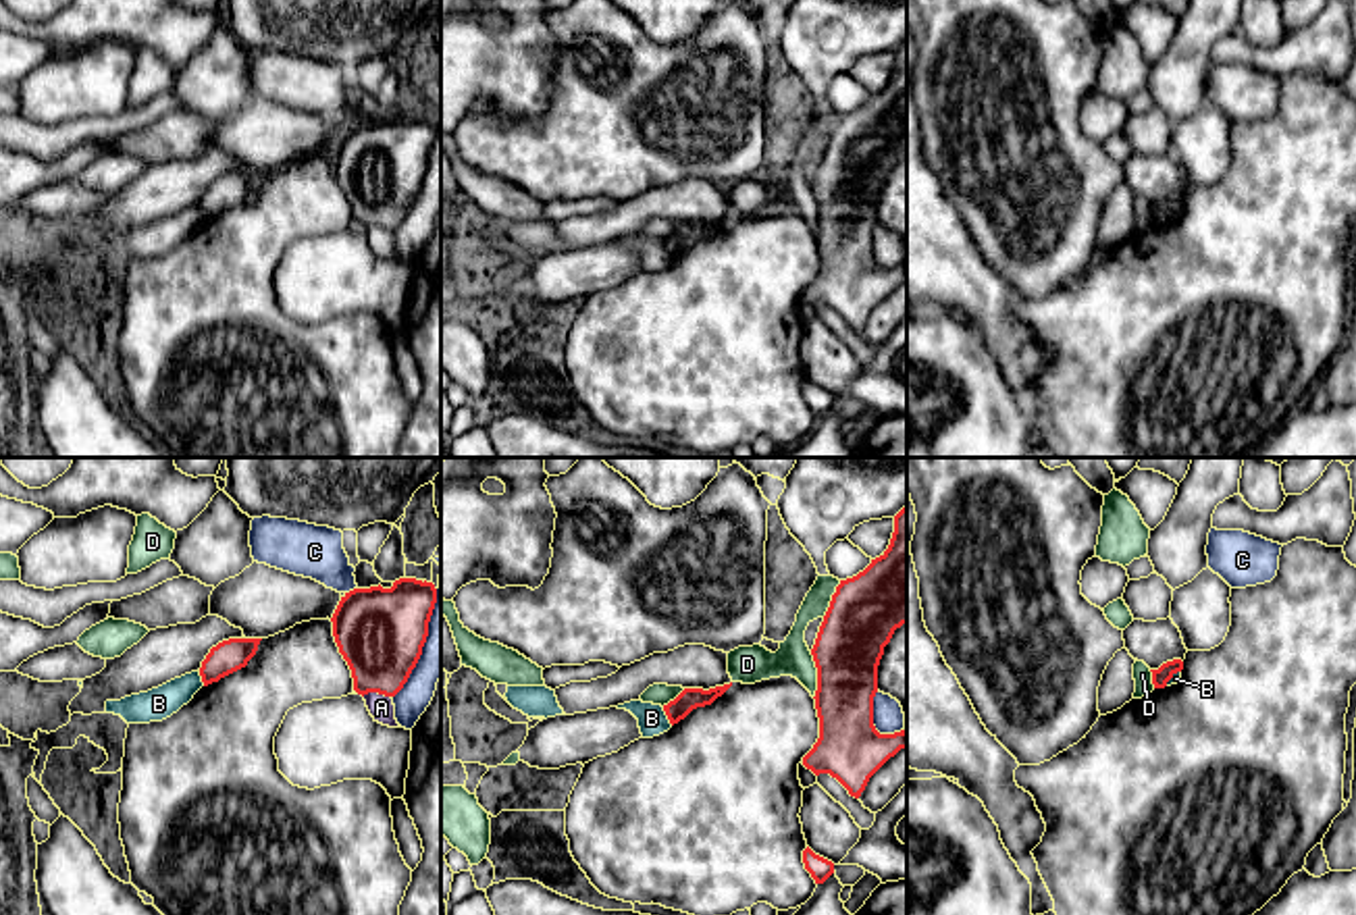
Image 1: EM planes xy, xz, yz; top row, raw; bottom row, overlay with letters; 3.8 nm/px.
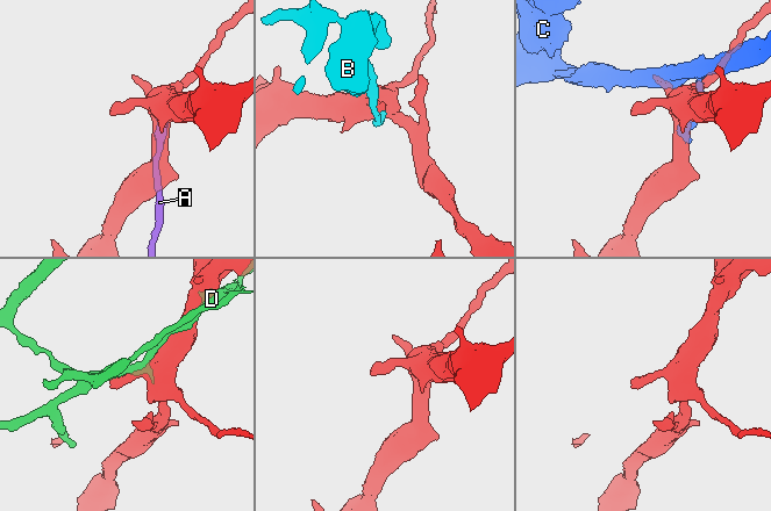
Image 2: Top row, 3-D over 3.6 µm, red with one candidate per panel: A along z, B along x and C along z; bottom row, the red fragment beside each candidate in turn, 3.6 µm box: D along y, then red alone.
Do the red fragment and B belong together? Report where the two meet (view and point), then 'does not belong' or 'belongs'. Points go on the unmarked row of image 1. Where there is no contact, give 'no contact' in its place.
xz (666, 248) | does not belong

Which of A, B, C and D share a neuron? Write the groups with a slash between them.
A / B C / D

